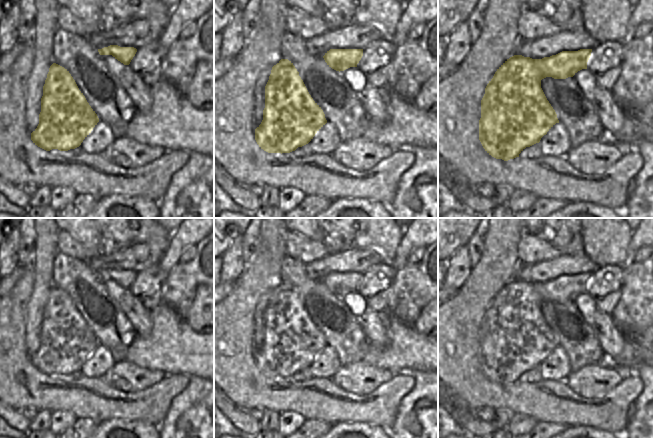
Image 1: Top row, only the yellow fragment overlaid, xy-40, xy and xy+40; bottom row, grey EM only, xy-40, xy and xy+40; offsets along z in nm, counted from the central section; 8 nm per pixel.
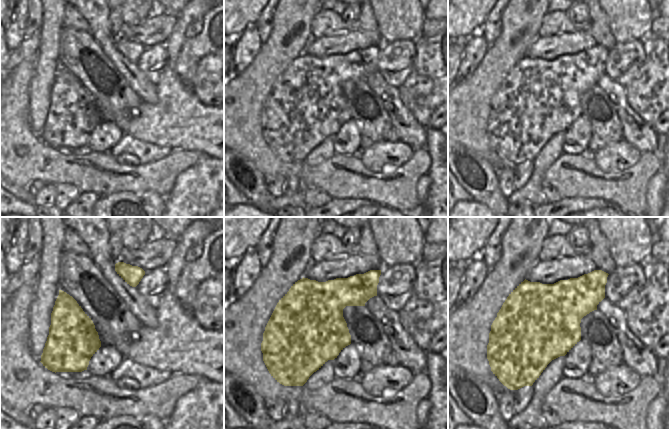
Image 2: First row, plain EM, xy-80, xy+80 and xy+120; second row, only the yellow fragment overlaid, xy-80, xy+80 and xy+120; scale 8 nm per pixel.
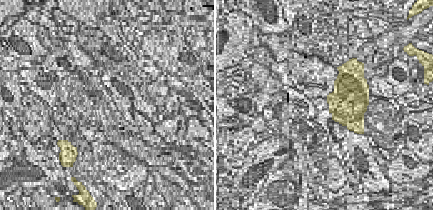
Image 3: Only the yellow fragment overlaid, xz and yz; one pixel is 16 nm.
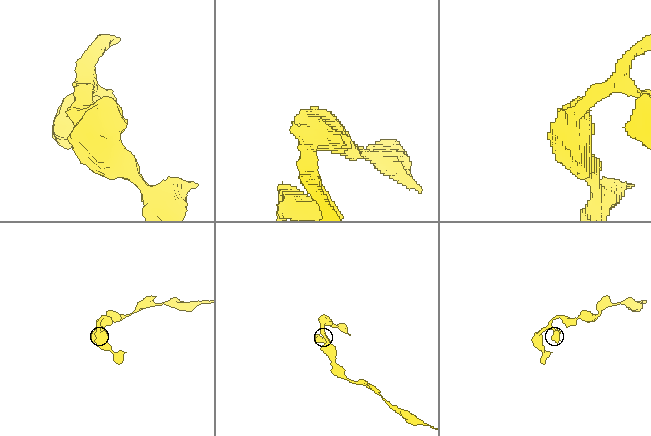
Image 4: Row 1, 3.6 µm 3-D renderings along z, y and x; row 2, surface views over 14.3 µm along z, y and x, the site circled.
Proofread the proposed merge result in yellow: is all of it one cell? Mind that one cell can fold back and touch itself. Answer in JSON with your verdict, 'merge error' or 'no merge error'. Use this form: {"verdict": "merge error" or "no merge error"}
{"verdict": "no merge error"}

